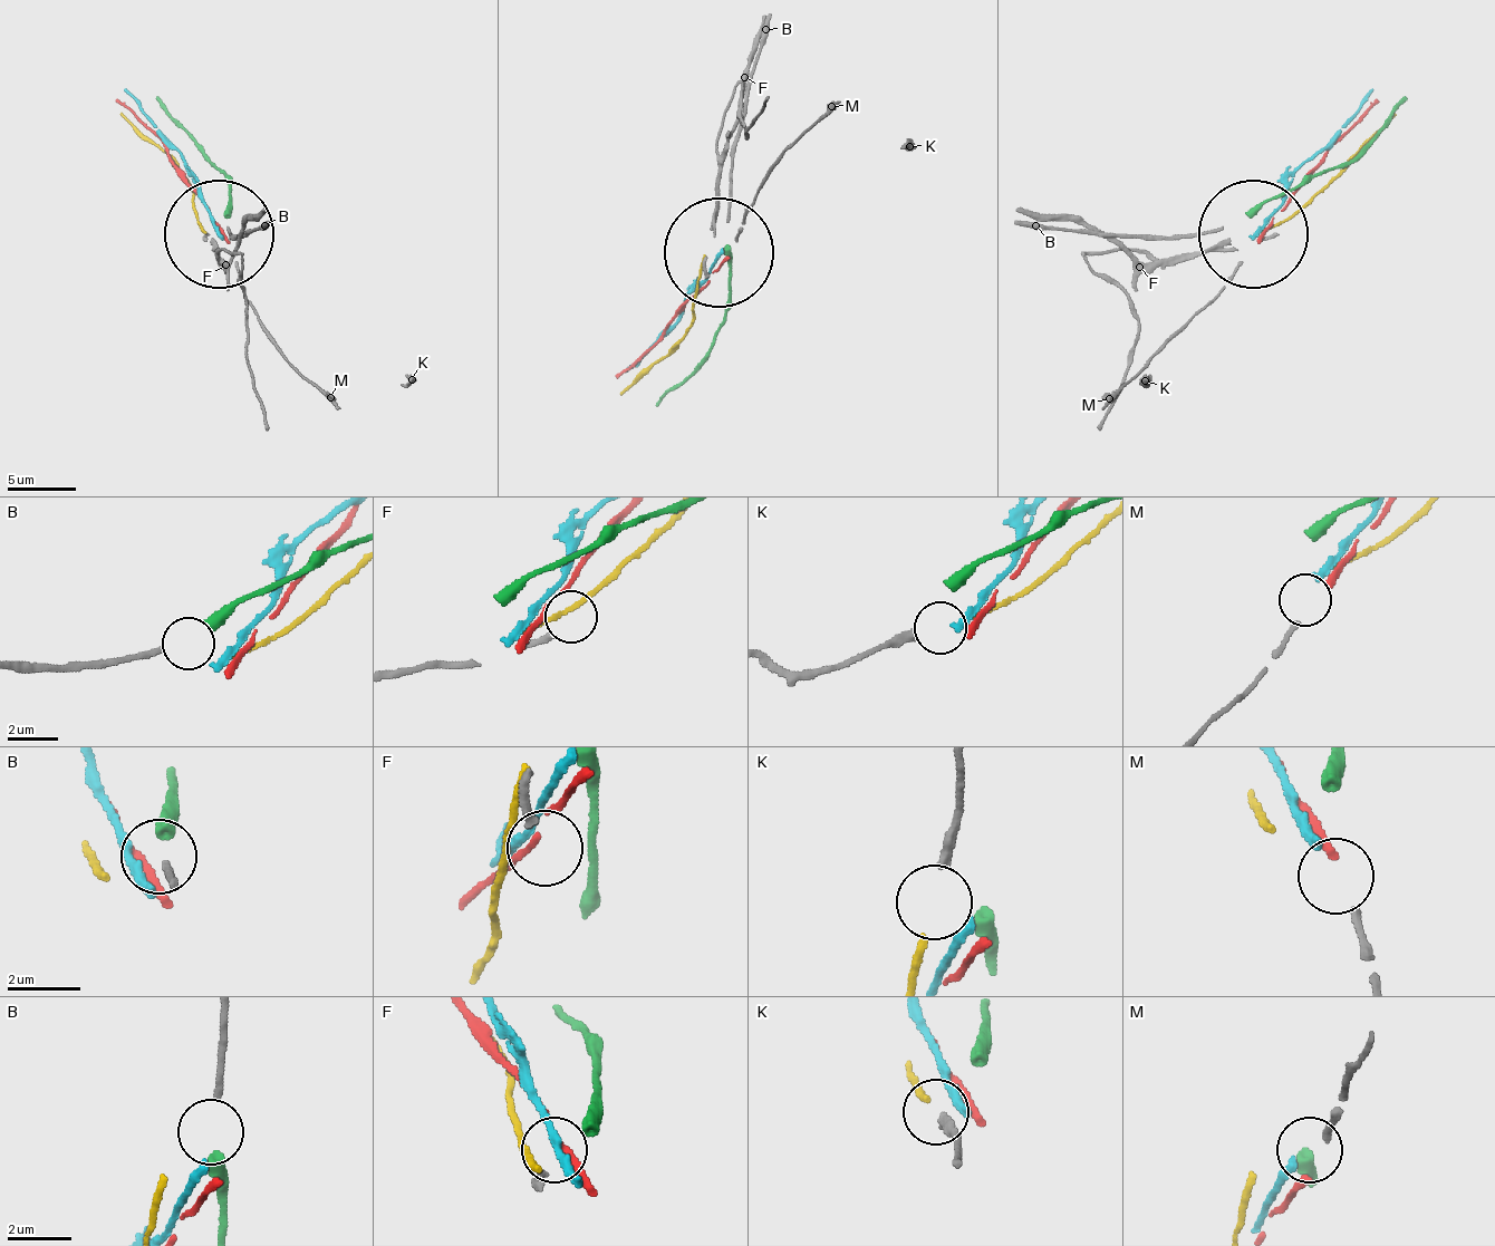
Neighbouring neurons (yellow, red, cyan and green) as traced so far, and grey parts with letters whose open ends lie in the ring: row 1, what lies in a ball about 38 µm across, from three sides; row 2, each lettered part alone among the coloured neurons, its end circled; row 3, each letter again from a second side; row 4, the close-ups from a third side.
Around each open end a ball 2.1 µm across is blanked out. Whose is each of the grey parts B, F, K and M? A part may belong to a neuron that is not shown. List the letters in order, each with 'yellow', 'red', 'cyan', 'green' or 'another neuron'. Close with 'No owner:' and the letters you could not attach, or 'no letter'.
B: green
F: another neuron
K: yellow
M: red
No owner: F

